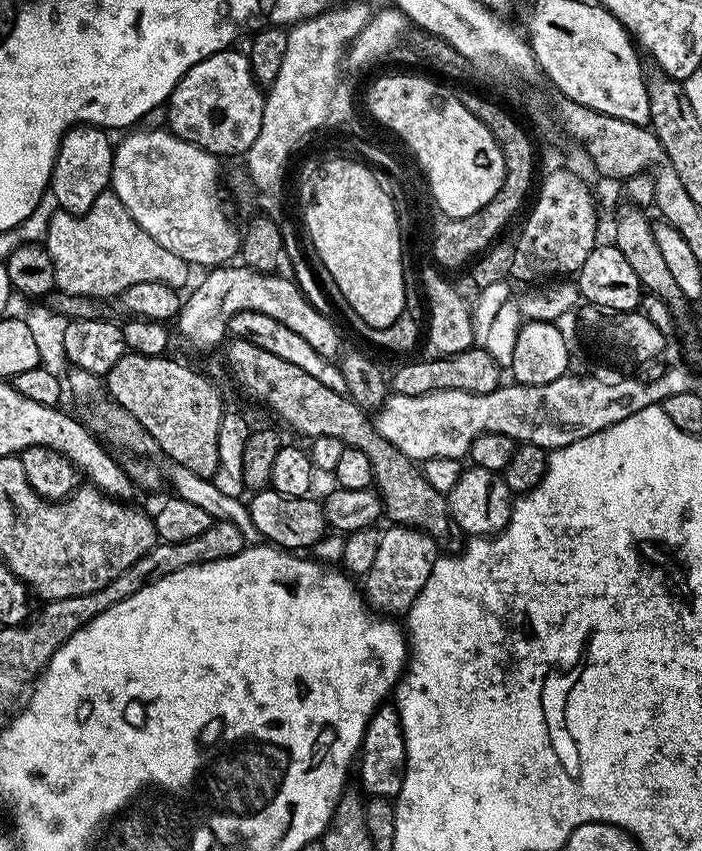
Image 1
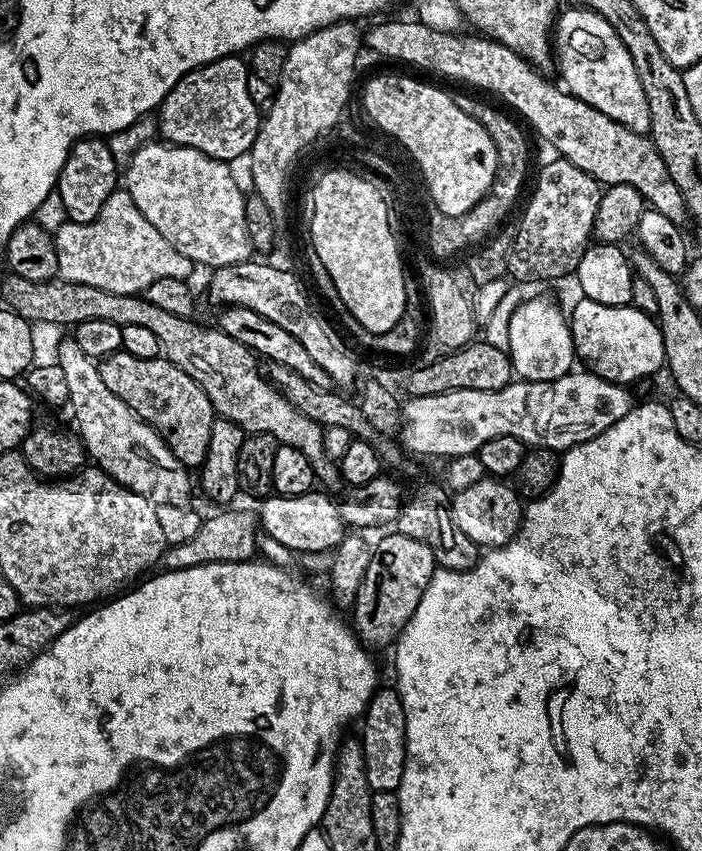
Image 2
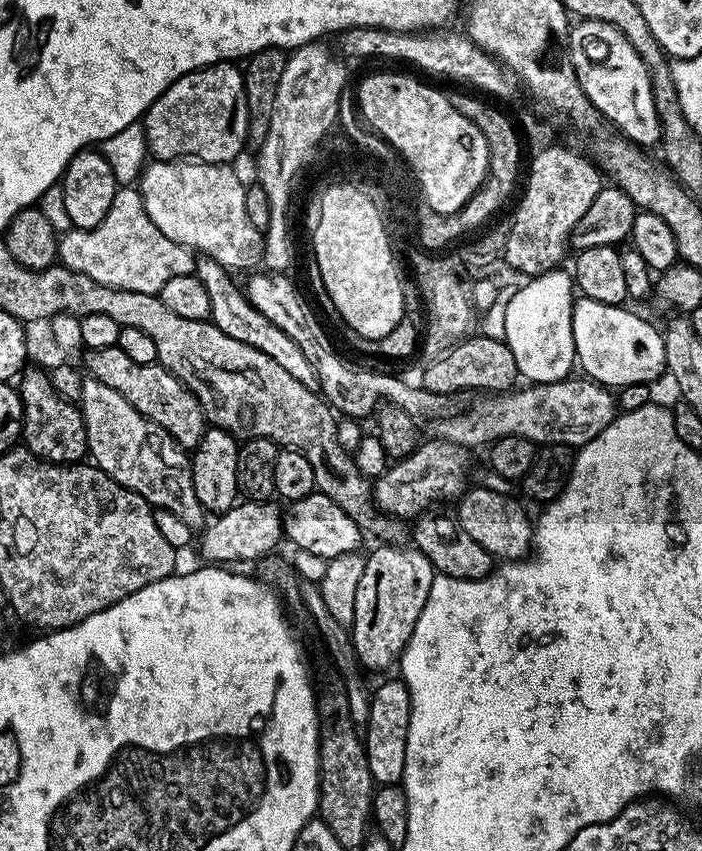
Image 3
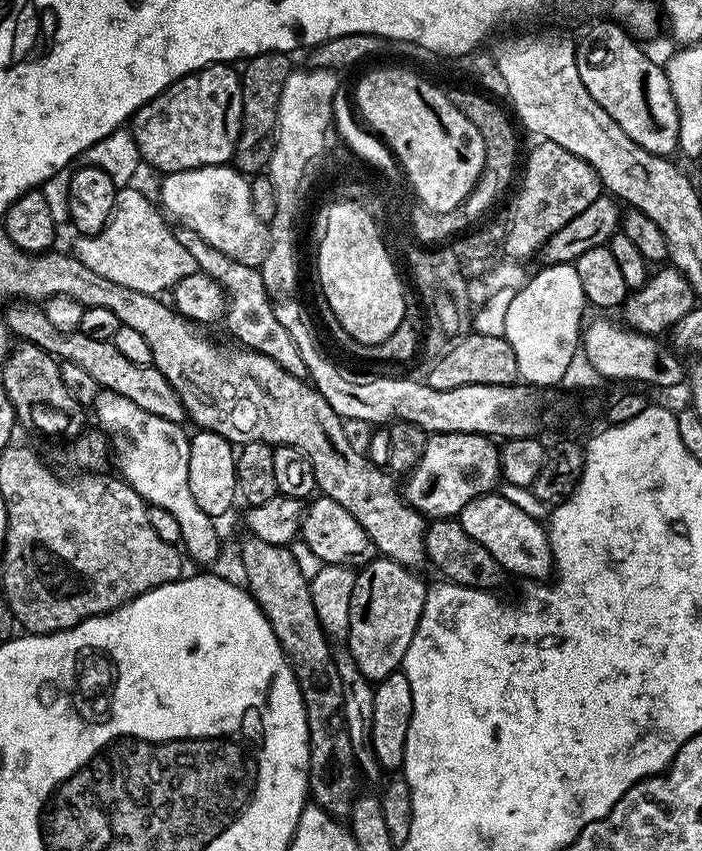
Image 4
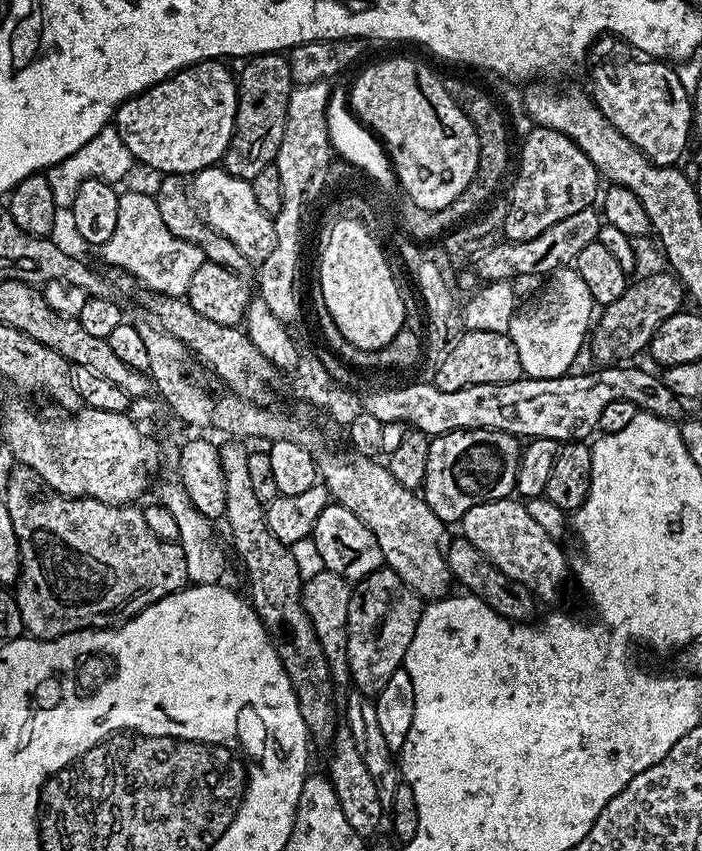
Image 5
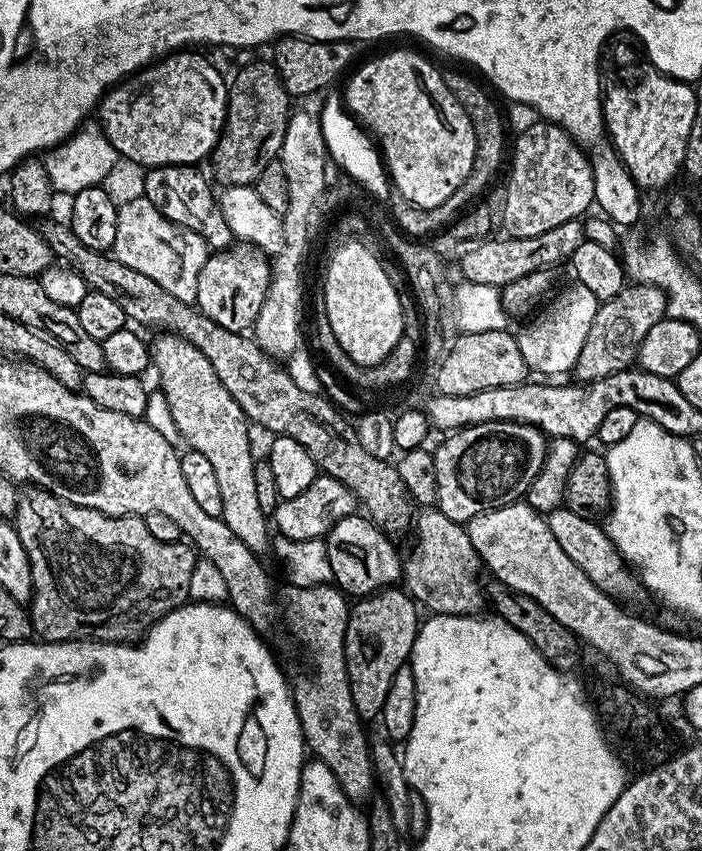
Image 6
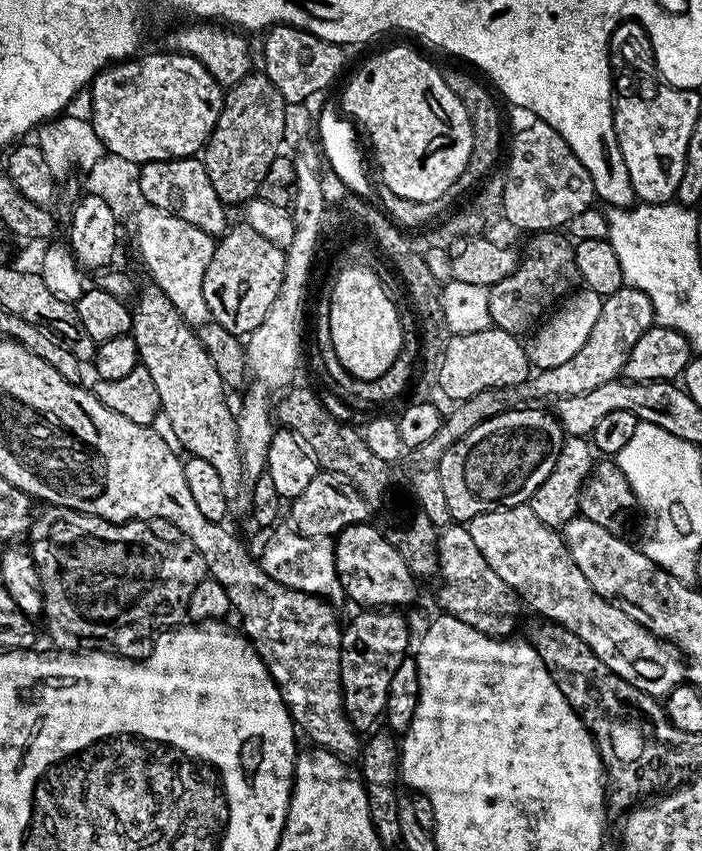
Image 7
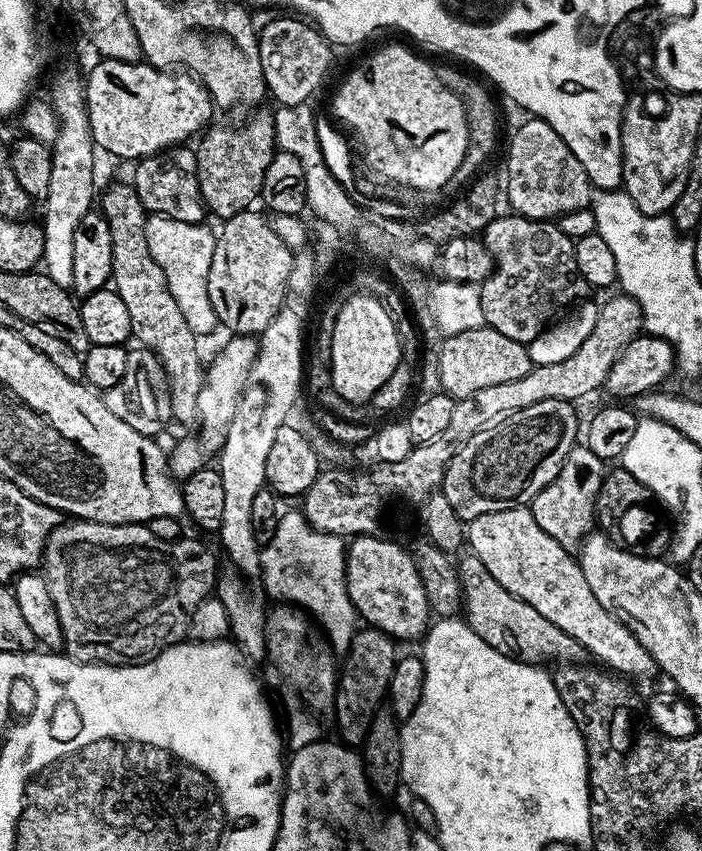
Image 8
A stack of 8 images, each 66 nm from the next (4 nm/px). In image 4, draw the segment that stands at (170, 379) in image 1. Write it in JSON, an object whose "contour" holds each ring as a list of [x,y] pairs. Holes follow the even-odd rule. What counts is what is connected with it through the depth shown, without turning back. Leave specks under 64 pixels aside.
{"contour":[[[17,300],[9,303],[3,309],[2,319],[6,322],[9,333],[13,337],[29,344],[37,344],[42,350],[46,350],[50,355],[56,357],[61,362],[74,362],[74,366],[79,366],[94,378],[94,382],[99,384],[105,392],[113,392],[128,398],[134,402],[135,406],[140,406],[142,410],[159,418],[169,419],[170,422],[183,425],[186,420],[186,413],[178,394],[166,378],[157,368],[151,364],[138,366],[138,362],[130,362],[120,351],[118,346],[114,346],[111,340],[99,340],[98,338],[86,338],[86,334],[81,332],[63,332],[56,330],[45,314],[43,307],[39,303],[27,300]]]}

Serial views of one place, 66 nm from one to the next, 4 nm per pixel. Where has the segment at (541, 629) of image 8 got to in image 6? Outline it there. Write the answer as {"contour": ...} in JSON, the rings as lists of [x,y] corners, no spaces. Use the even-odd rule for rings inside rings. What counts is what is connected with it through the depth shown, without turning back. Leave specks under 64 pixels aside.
{"contour":[[[435,506],[425,507],[414,516],[416,549],[402,564],[402,584],[421,609],[438,616],[470,616],[485,607],[486,597],[476,575],[482,572],[480,555],[468,537],[463,524],[446,518]]]}

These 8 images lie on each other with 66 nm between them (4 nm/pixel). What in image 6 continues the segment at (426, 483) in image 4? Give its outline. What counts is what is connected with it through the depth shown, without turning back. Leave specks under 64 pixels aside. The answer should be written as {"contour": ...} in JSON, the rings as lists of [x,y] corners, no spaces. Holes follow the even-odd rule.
{"contour":[[[491,420],[445,436],[434,448],[434,470],[438,474],[435,507],[463,525],[478,514],[523,501],[548,456],[549,441],[532,424]]]}

